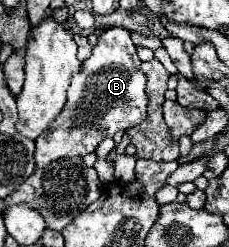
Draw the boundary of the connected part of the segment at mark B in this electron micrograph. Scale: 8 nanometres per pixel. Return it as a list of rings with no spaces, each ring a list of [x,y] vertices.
[[[115,26],[99,36],[91,56],[81,64],[81,70],[73,76],[67,90],[67,104],[55,118],[53,126],[35,140],[35,168],[41,170],[61,158],[83,158],[115,132],[141,124],[147,116],[145,74],[141,72],[141,60],[137,46],[131,40],[129,30]]]

